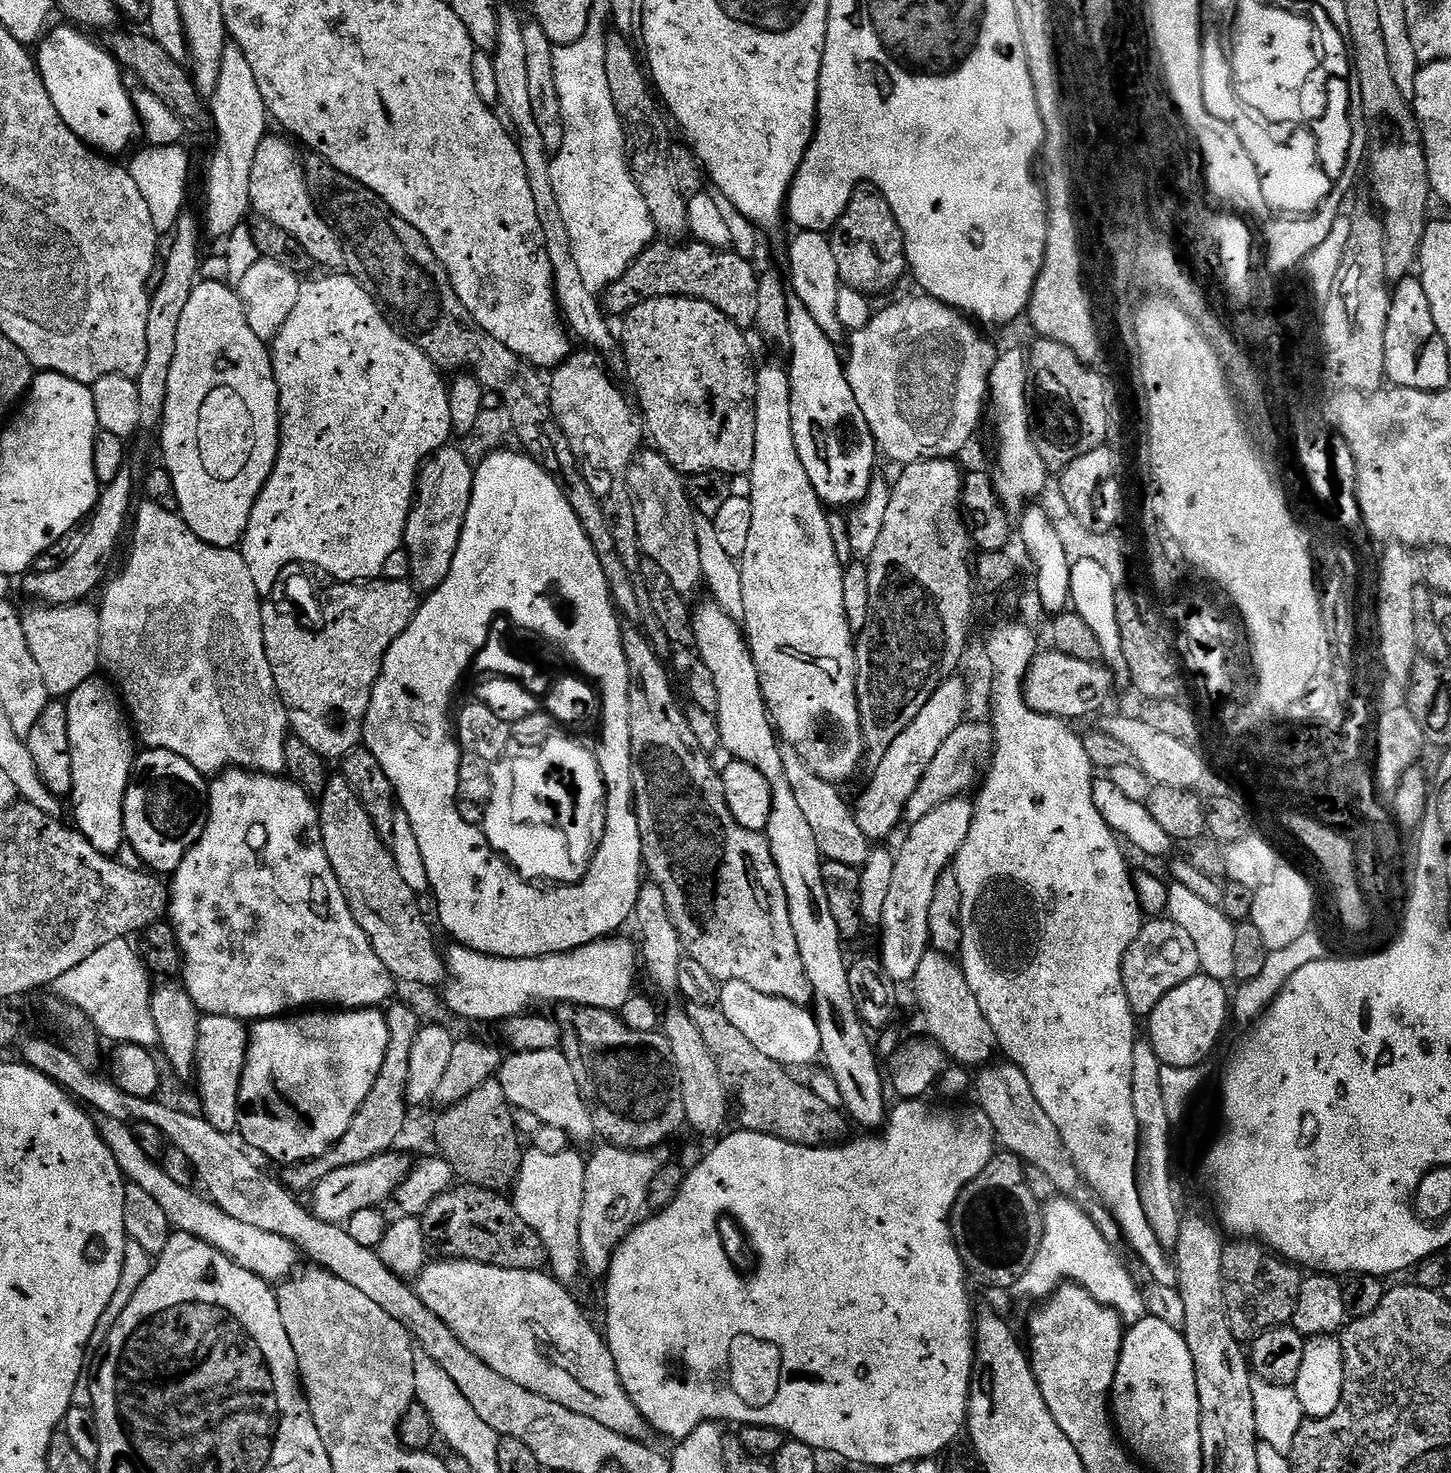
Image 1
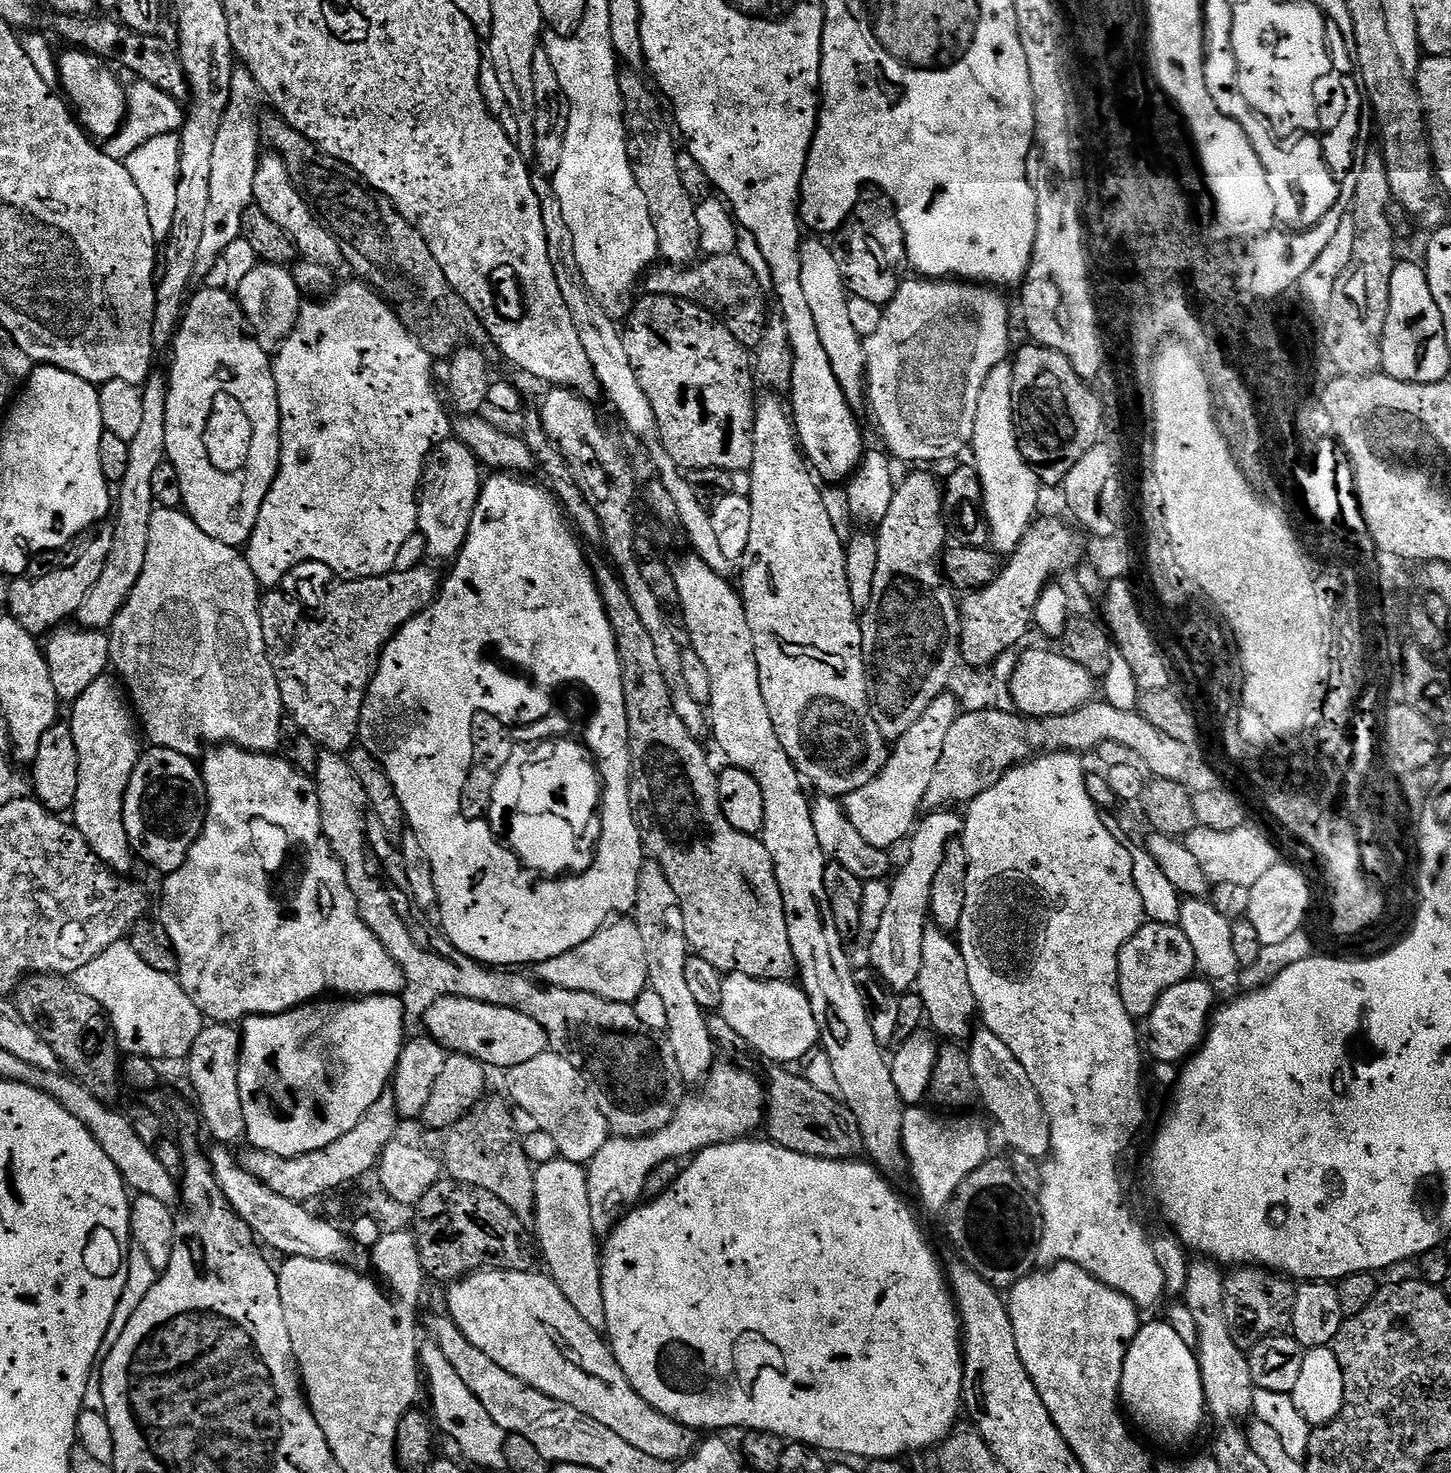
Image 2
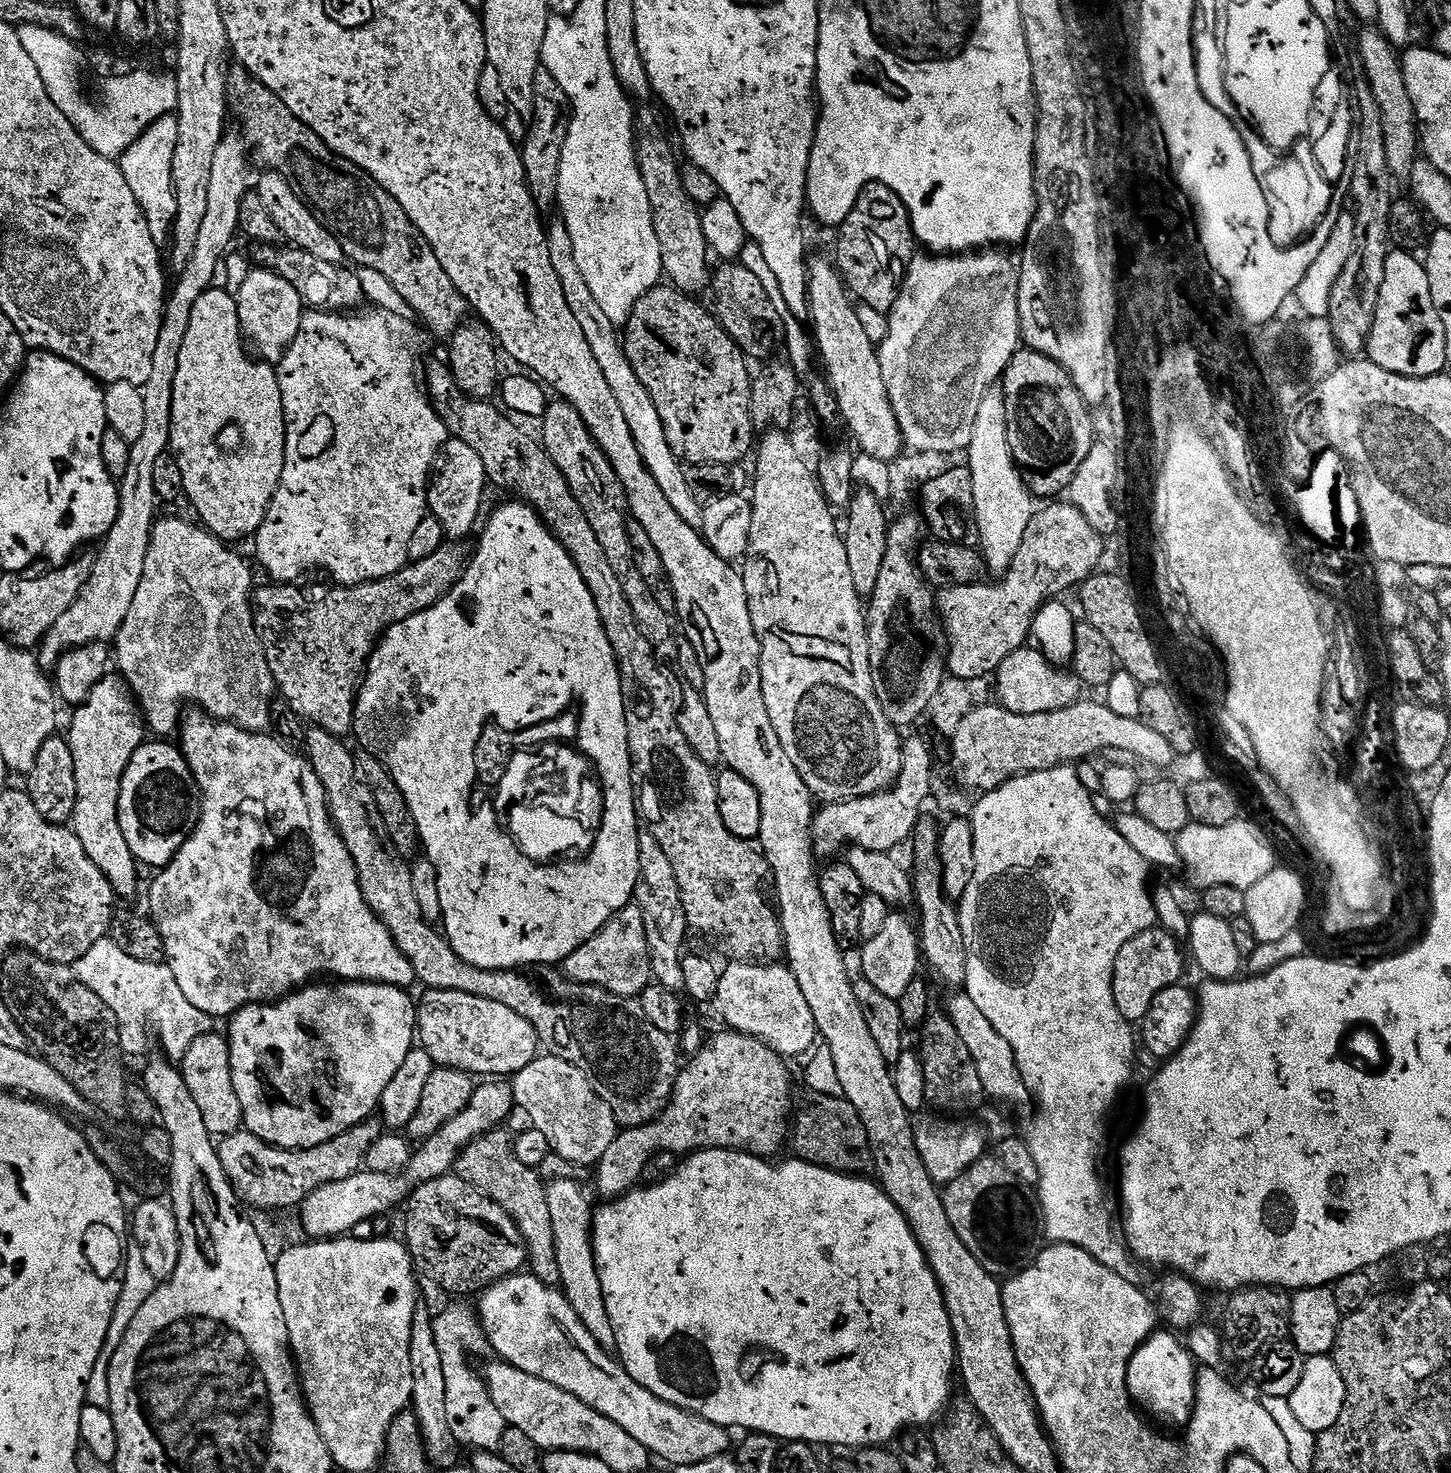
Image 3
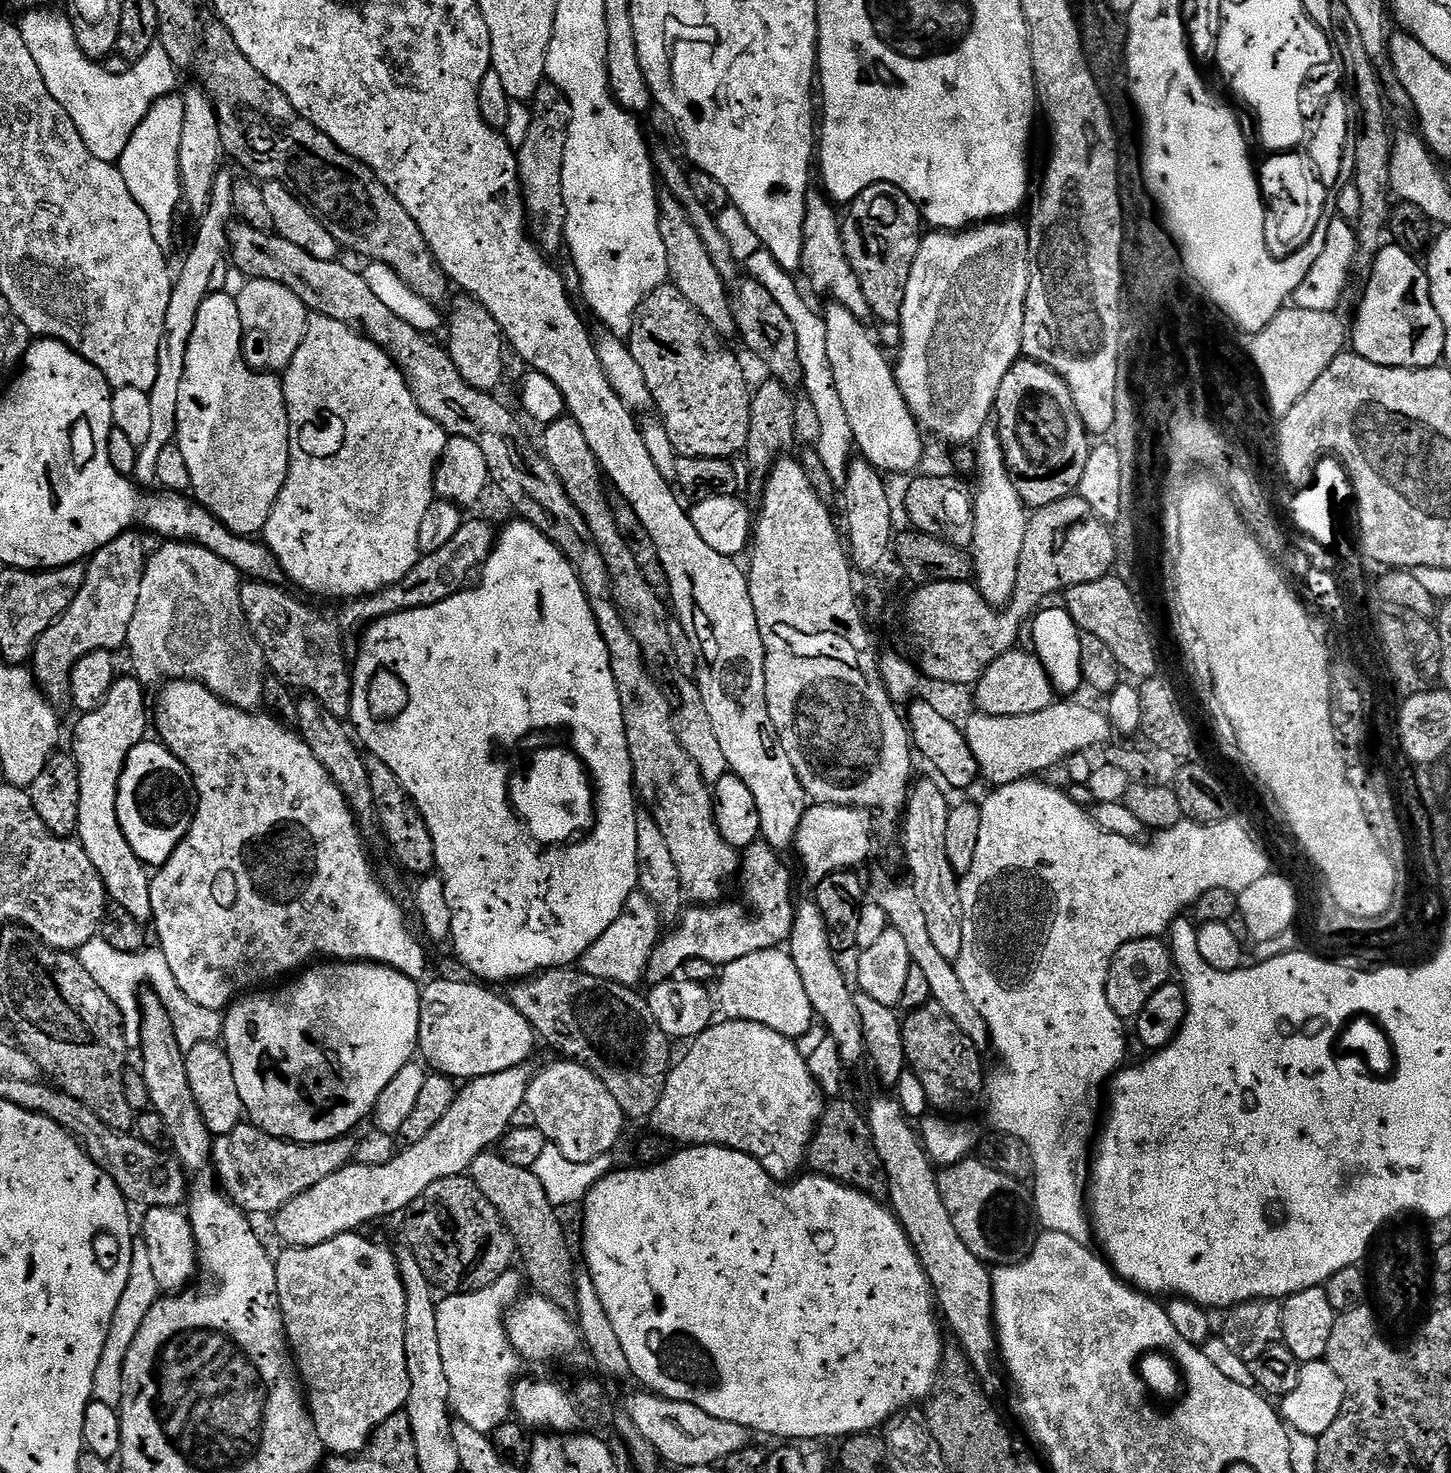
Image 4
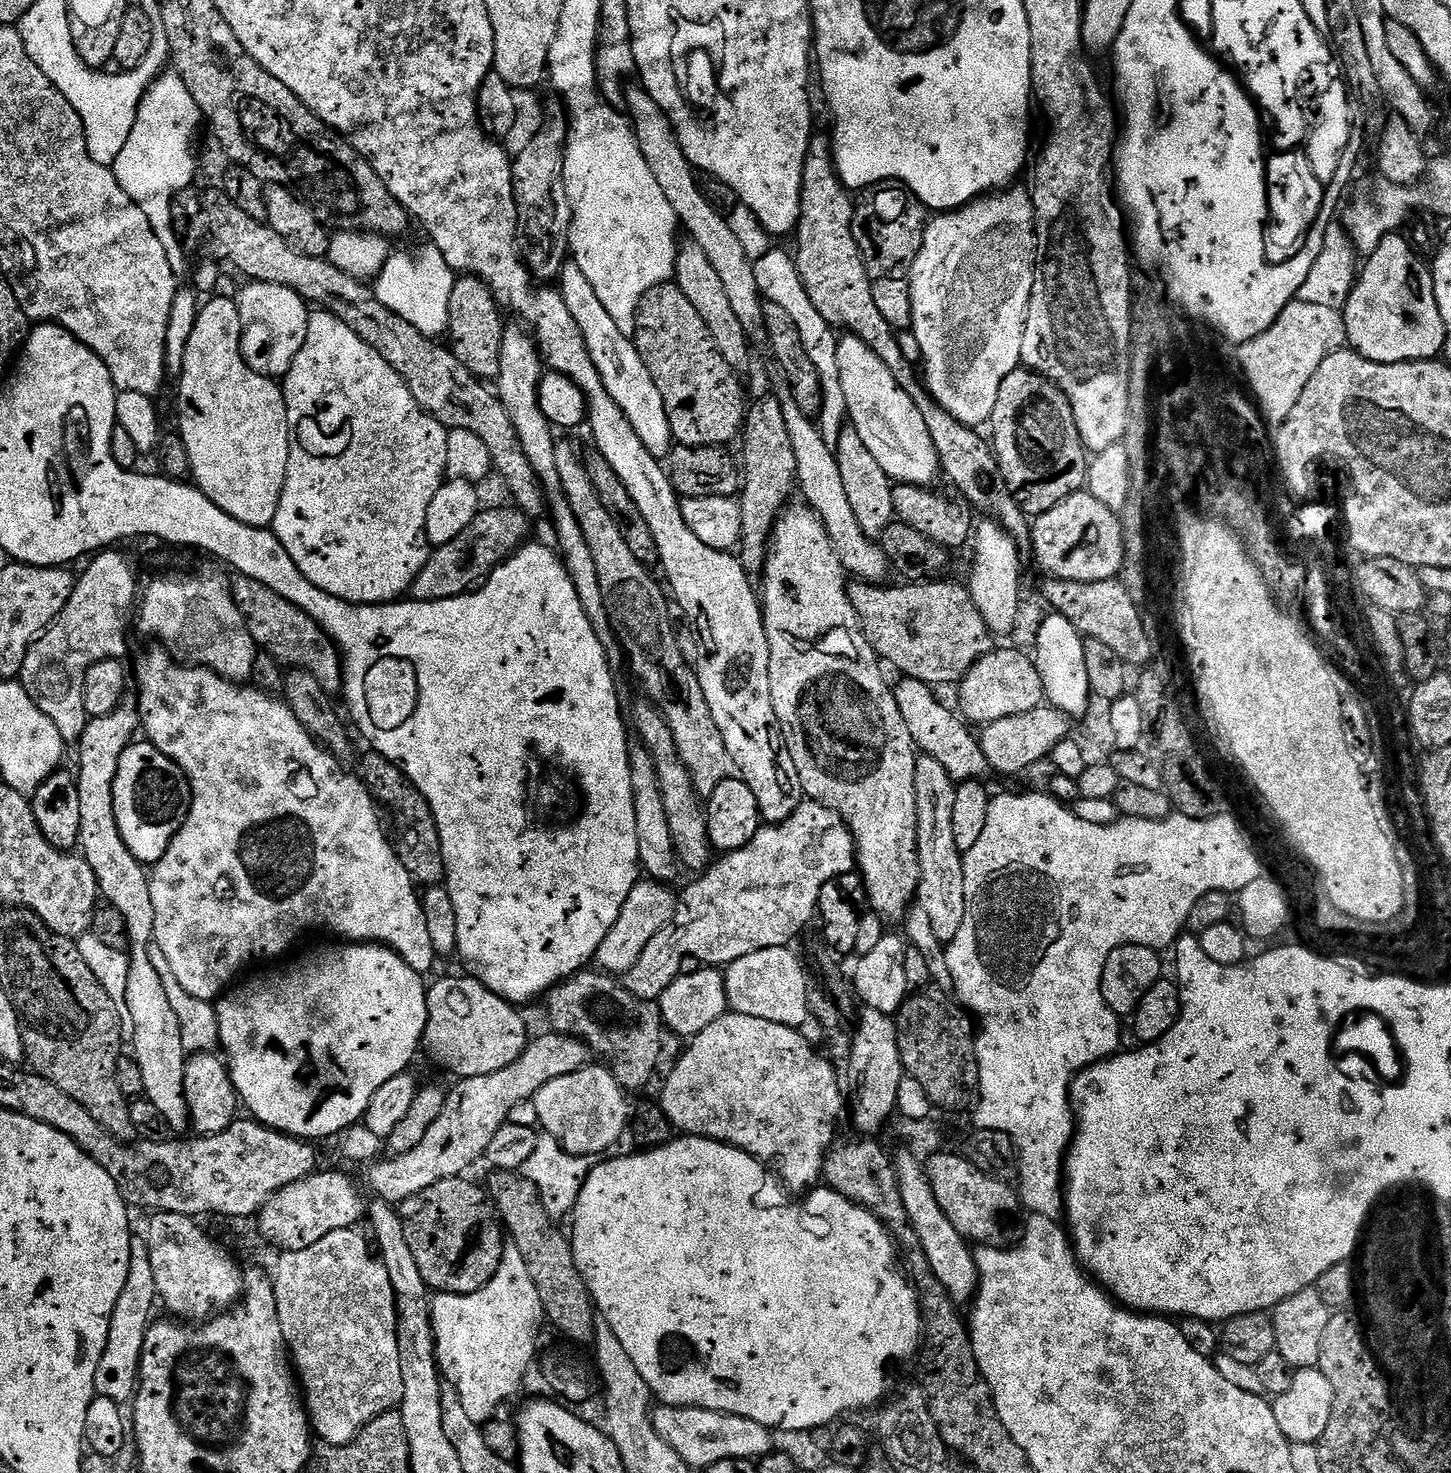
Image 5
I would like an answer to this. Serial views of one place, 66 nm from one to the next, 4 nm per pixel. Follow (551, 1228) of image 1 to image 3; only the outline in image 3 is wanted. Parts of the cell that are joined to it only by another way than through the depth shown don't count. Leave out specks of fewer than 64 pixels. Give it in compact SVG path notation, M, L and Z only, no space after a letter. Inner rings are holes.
M556 1178L547 1185L550 1204L550 1226L554 1226L554 1254L558 1258L559 1289L570 1302L574 1314L594 1334L594 1342L608 1352L615 1353L614 1326L610 1326L610 1313L606 1310L606 1298L602 1294L602 1282L598 1278L598 1266L592 1249L592 1218L594 1204L588 1201L584 1188L572 1178Z

